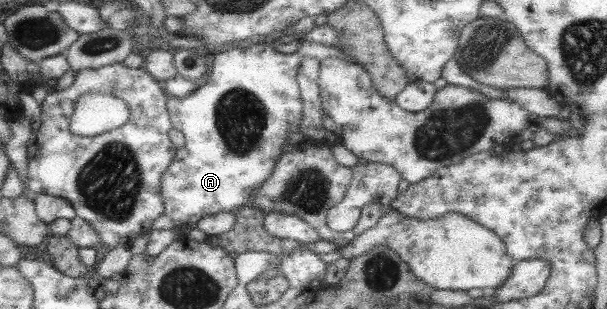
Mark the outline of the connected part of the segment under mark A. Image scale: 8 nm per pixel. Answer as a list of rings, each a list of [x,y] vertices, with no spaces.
[[[307,40],[300,42],[298,49],[293,54],[281,54],[277,52],[269,41],[264,41],[261,43],[253,43],[248,45],[246,43],[240,45],[228,45],[227,47],[222,47],[217,51],[214,51],[213,60],[211,60],[211,70],[205,75],[207,80],[202,83],[198,83],[197,88],[192,94],[185,98],[166,98],[166,111],[168,112],[169,120],[171,121],[172,128],[179,130],[183,134],[184,144],[175,151],[175,156],[173,160],[169,163],[169,168],[163,172],[160,180],[160,195],[163,203],[162,213],[152,222],[150,229],[155,231],[167,231],[179,228],[179,226],[193,227],[196,222],[207,215],[217,214],[219,211],[233,211],[235,207],[241,207],[248,202],[248,198],[252,196],[254,190],[258,186],[268,180],[271,176],[272,170],[275,168],[277,159],[282,155],[281,148],[287,143],[287,136],[291,132],[296,132],[298,130],[298,120],[302,118],[302,102],[299,101],[299,92],[296,84],[296,72],[299,64],[299,60],[303,56],[310,56],[316,58],[318,61],[323,60],[325,57],[337,57],[343,59],[344,61],[349,61],[350,63],[355,63],[350,60],[349,56],[346,56],[343,52],[339,52],[334,46],[327,46],[324,44],[309,42]]]

